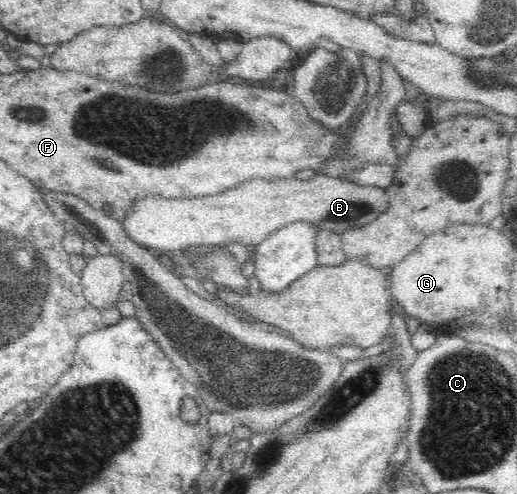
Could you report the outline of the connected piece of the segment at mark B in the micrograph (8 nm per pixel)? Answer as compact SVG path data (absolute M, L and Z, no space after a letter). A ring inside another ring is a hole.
M317 174L309 180L247 180L240 187L232 188L218 195L199 198L165 199L162 196L148 196L136 200L134 211L123 221L122 226L129 238L143 248L157 251L184 250L190 246L213 246L227 243L243 243L259 246L271 233L296 222L307 222L320 230L332 229L341 234L349 229L361 228L375 222L381 213L390 209L386 190L375 185L358 185L351 180L327 178Z

